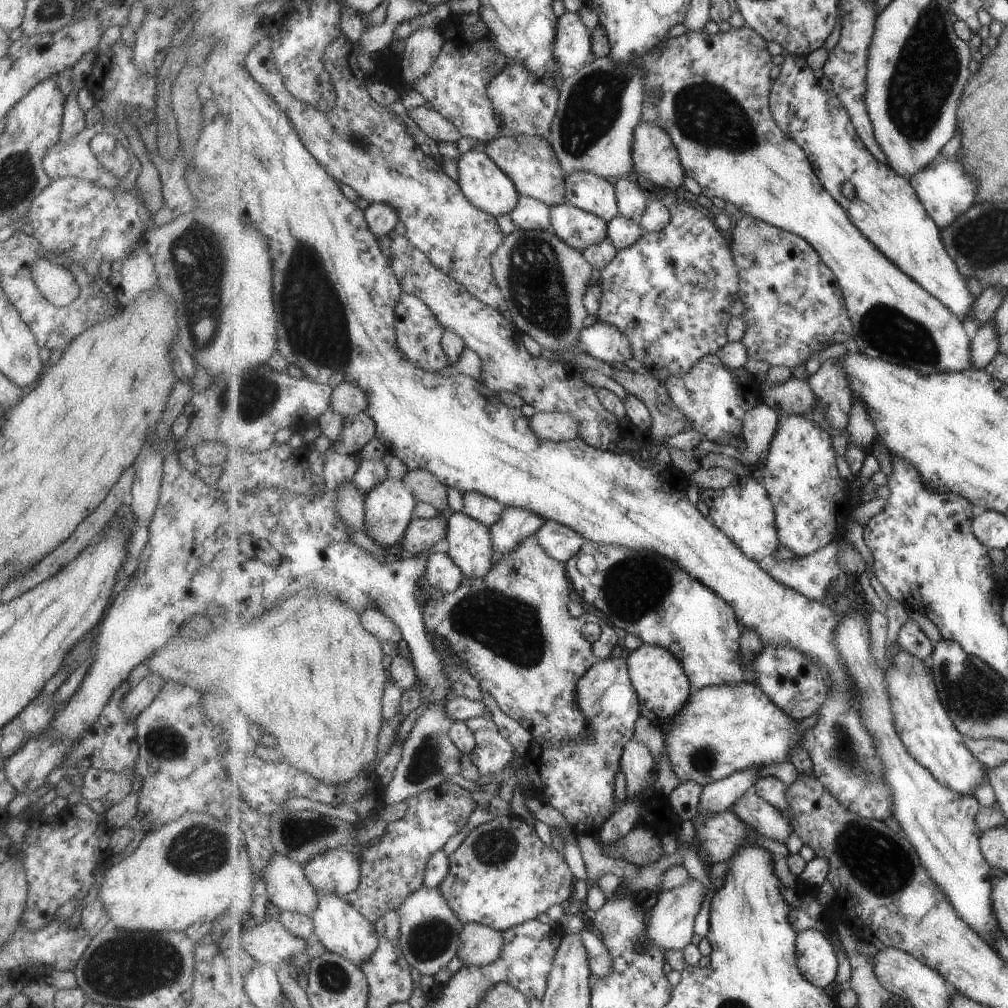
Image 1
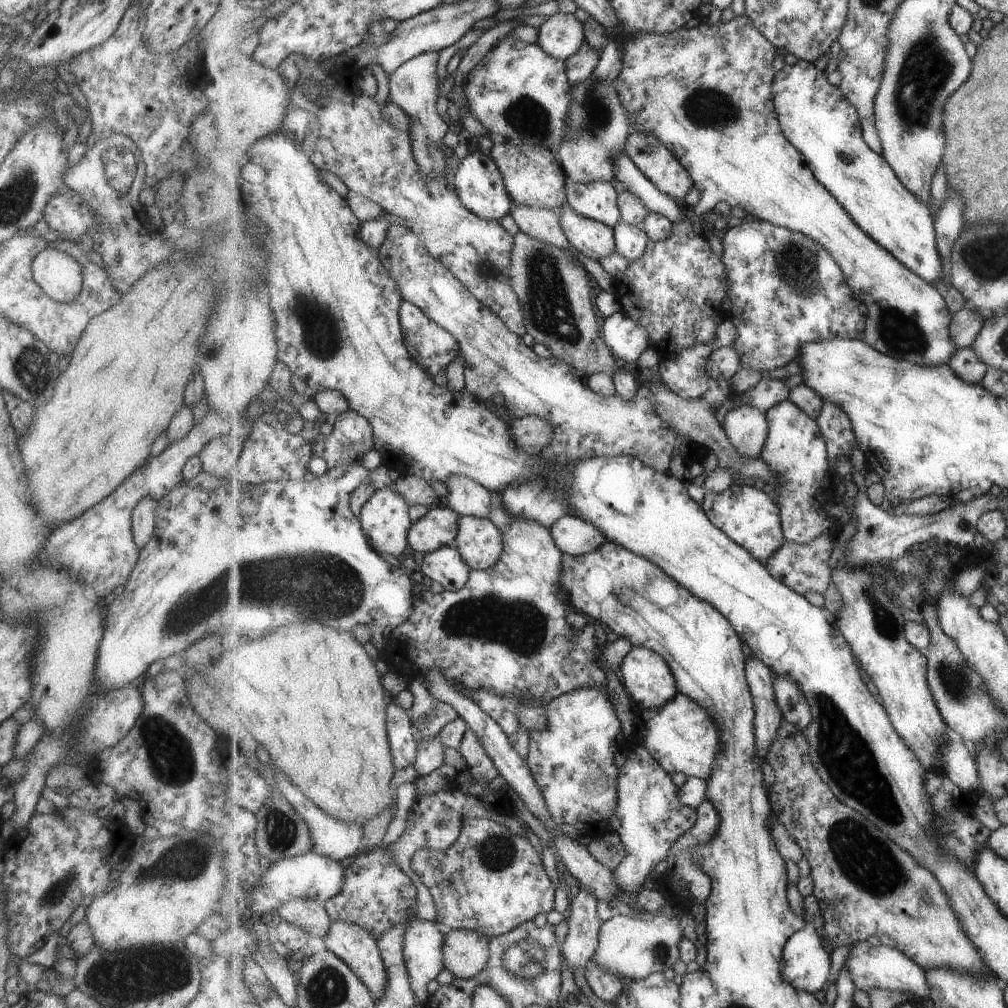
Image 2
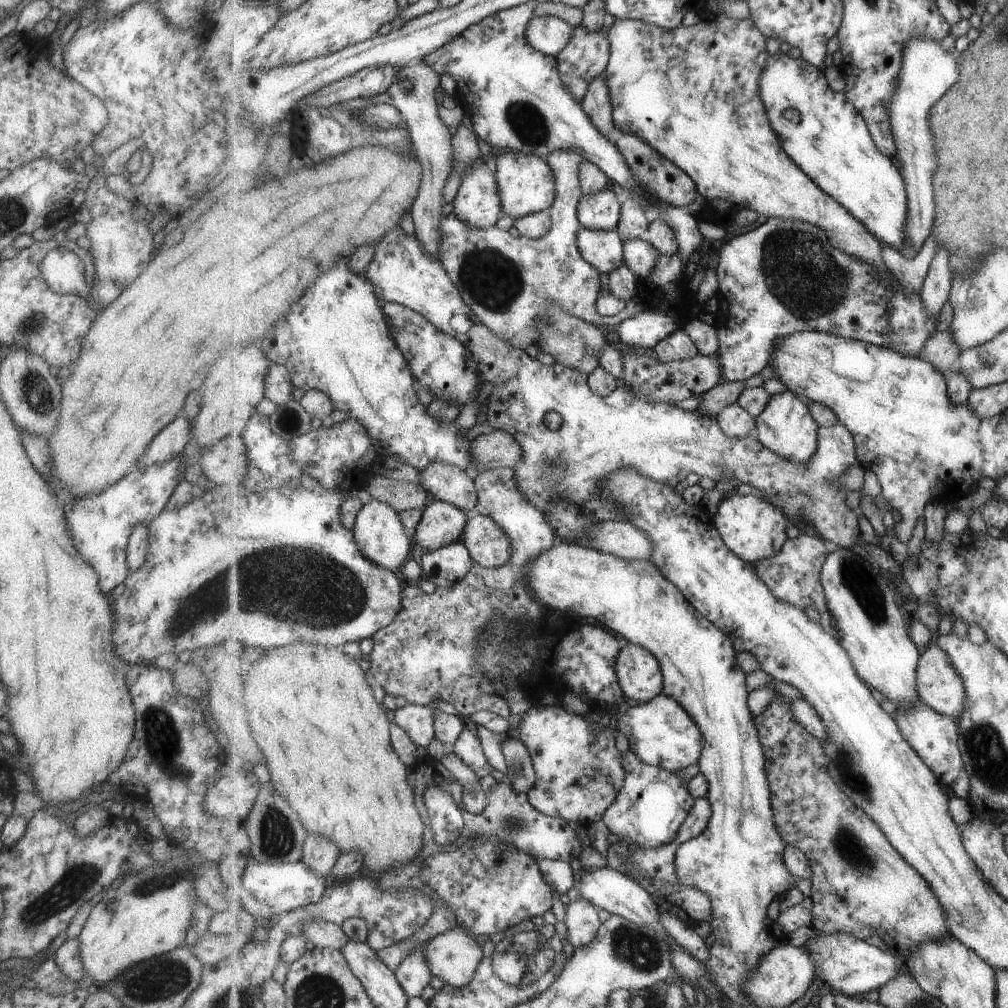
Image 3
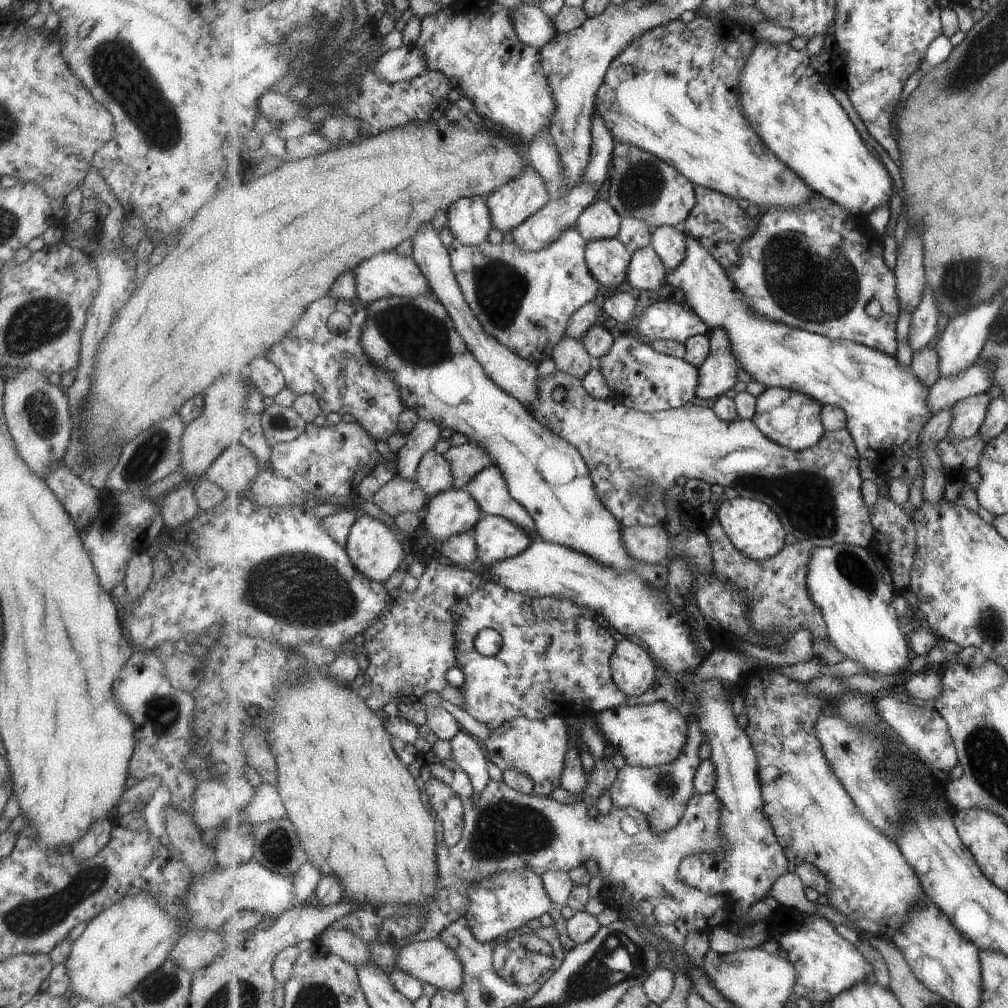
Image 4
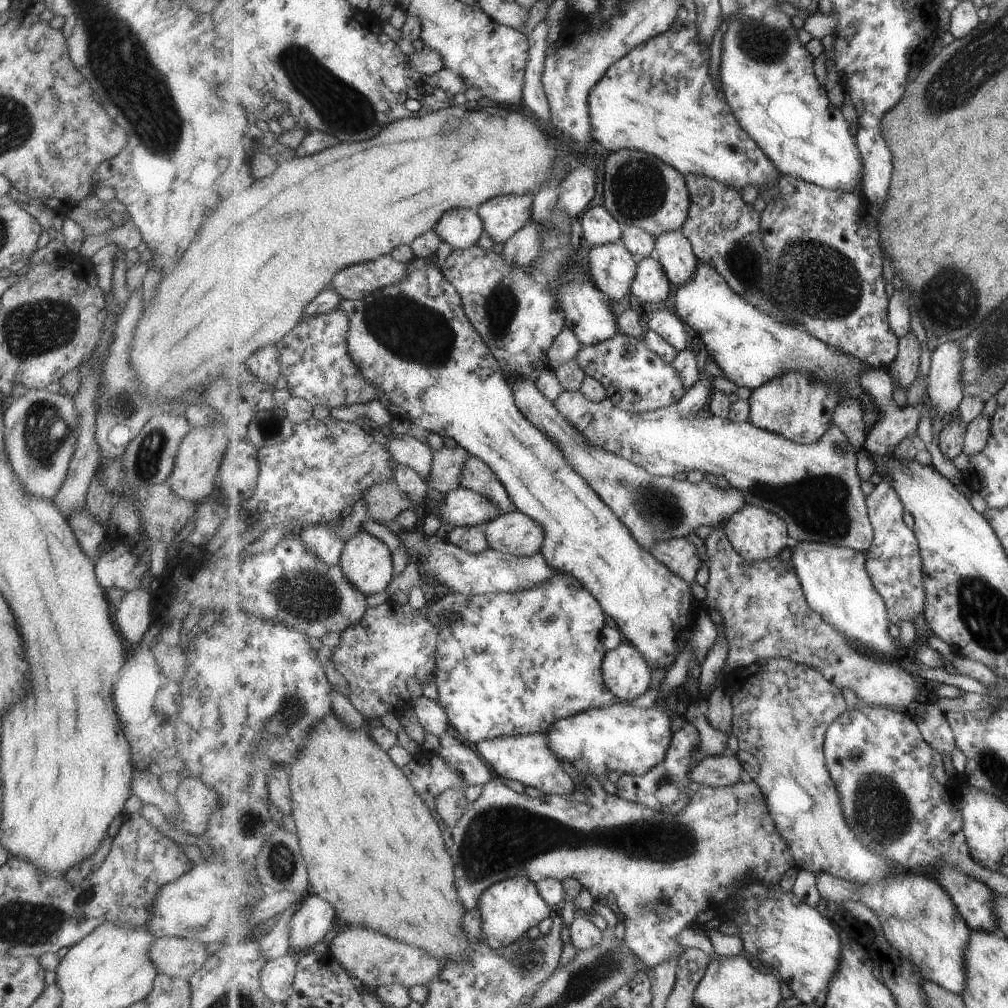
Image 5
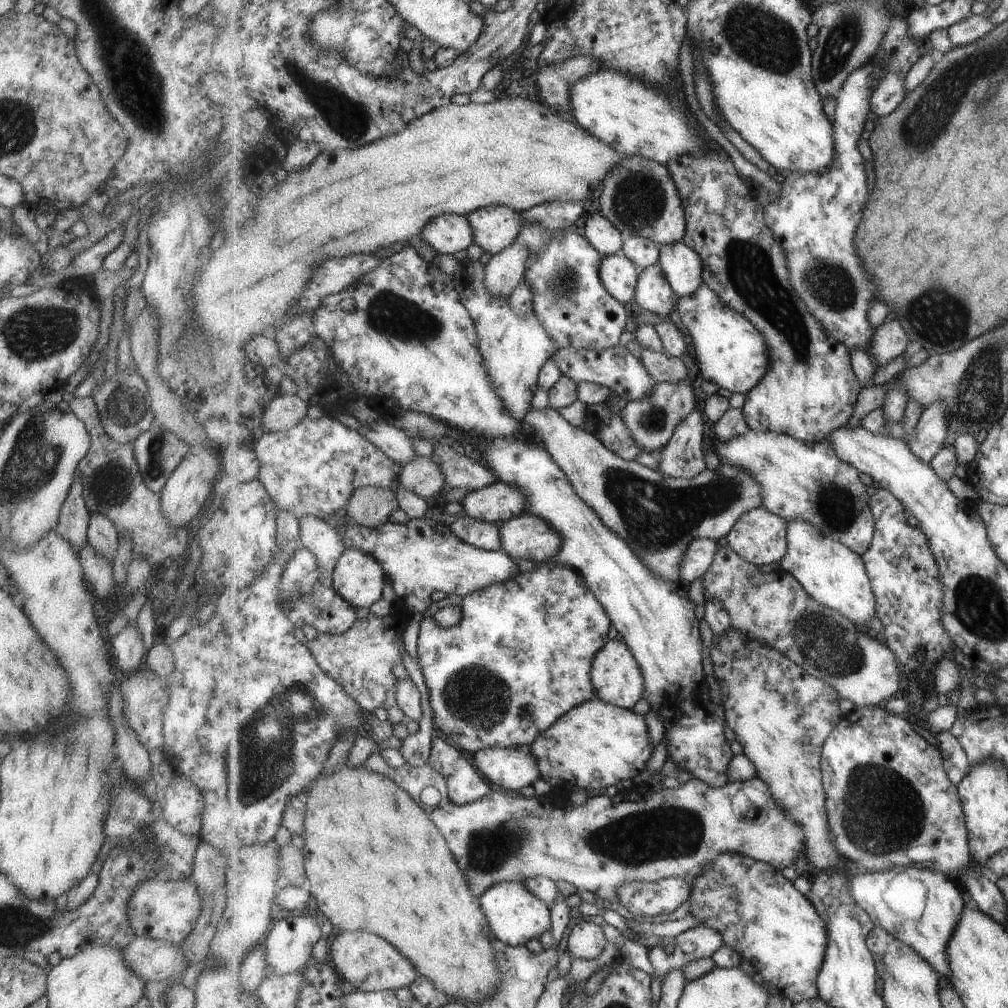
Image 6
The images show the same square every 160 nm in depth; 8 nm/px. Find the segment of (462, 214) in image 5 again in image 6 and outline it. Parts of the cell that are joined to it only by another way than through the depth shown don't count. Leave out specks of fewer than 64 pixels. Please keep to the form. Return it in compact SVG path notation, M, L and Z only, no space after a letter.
M447 213L435 217L420 234L437 254L456 255L474 243L474 230L468 215Z

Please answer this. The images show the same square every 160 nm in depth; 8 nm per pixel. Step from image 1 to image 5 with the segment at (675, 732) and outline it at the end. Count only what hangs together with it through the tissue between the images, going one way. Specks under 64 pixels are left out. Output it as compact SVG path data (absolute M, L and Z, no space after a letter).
M615 704L613 706L603 706L593 708L574 716L563 718L555 722L549 731L549 742L557 752L557 758L569 762L576 771L595 774L603 779L607 772L617 770L622 774L645 775L653 767L662 764L668 757L669 748L672 746L675 732L673 732L673 718L669 711L662 711L657 707L643 707L640 704L623 706Z

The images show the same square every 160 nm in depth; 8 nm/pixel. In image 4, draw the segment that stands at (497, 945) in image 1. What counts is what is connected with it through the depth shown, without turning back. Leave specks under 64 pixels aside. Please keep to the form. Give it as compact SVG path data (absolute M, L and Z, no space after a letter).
M440 937L405 946L397 960L396 969L413 974L437 990L455 991L463 986L465 962L457 950Z

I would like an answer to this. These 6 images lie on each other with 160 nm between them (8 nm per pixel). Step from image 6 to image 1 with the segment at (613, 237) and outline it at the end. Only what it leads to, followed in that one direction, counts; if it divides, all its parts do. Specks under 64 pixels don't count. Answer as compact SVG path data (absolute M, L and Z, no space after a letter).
M569 172L566 177L566 200L607 222L620 214L615 184L595 173Z

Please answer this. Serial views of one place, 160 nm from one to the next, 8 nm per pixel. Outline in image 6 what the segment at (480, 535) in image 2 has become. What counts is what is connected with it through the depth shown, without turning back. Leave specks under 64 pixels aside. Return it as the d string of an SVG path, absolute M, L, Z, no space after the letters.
M527 510L501 524L502 548L513 559L522 558L538 564L553 560L561 552L564 538L544 518Z

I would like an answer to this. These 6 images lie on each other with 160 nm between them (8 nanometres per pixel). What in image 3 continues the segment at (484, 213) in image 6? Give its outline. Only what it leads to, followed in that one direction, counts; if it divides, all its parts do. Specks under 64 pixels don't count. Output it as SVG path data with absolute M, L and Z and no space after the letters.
M511 149L509 153L496 157L496 163L504 215L513 216L517 221L517 218L525 217L527 214L550 209L556 202L556 175L547 157Z

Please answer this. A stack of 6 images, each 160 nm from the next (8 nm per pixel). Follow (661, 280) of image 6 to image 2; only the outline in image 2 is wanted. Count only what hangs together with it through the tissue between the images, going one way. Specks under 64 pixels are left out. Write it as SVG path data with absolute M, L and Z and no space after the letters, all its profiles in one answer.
M621 220L614 229L616 230L616 251L625 255L630 261L641 258L650 241L643 227Z

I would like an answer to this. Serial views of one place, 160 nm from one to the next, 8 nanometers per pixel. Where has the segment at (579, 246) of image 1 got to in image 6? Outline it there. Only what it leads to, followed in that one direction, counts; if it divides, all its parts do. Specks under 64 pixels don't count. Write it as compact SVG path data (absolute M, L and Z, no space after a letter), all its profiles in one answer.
M623 254L607 255L601 261L600 277L606 289L625 304L636 298L640 273L639 266Z

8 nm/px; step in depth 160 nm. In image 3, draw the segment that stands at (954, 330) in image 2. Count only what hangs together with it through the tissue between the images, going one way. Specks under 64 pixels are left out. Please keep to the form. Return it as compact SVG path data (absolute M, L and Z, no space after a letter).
M947 329L944 332L933 332L923 350L919 352L918 358L931 362L937 370L948 374L955 368L961 353L959 344Z

